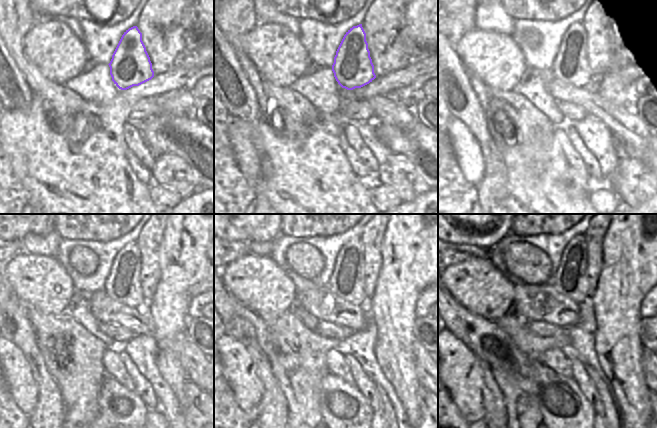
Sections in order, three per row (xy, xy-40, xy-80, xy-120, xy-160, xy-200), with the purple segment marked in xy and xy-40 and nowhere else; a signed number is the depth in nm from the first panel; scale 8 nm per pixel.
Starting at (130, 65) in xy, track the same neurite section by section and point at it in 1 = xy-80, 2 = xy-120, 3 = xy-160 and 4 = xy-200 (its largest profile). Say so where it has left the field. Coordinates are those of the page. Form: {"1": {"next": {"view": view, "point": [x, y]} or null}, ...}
{"1": {"next": {"view": "xy-80", "point": [571, 66]}}, "2": {"next": {"view": "xy-120", "point": [123, 282]}}, "3": {"next": {"view": "xy-160", "point": [347, 280]}}, "4": {"next": {"view": "xy-200", "point": [569, 279]}}}

